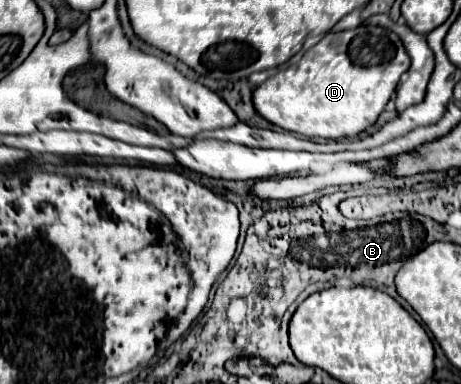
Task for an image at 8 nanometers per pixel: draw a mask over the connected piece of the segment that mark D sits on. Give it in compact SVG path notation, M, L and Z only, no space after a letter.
M359 25L325 35L301 61L259 85L253 91L253 103L267 121L291 133L321 139L355 137L377 121L407 69L409 55L393 31Z

